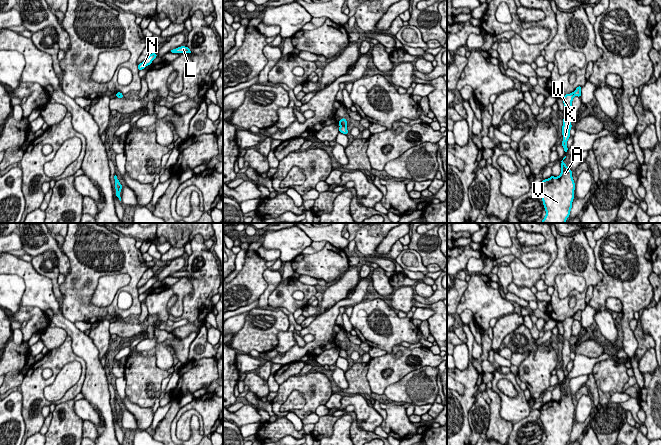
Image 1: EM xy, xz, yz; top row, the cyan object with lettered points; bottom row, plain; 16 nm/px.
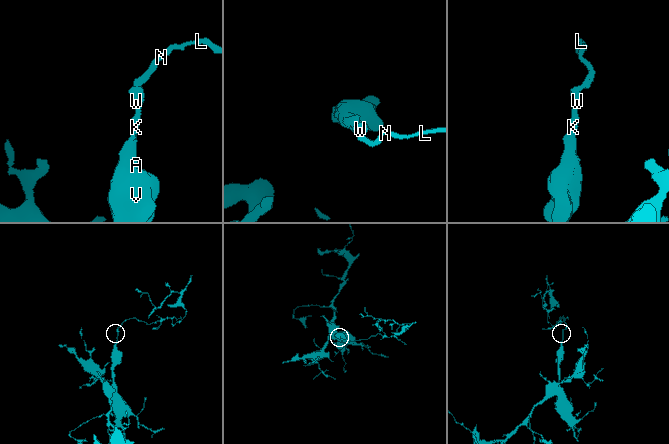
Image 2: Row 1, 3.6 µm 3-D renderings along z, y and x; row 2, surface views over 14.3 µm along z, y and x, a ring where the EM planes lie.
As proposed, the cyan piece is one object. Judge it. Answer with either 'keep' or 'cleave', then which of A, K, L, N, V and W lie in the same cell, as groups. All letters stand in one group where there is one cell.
cleave; groups A K V W / L N

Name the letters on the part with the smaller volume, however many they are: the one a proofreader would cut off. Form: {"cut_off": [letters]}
{"cut_off": ["L", "N"]}

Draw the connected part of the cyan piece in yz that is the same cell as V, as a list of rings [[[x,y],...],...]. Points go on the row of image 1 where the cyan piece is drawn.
[[[561,161],[561,173],[558,177],[551,176],[545,179],[539,185],[540,195],[543,200],[543,205],[546,210],[546,216],[542,223],[565,223],[570,215],[572,202],[574,199],[575,183],[572,177],[572,171]]]

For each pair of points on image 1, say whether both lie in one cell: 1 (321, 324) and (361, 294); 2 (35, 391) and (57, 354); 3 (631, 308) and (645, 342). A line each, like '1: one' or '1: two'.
1: one
2: one
3: two

